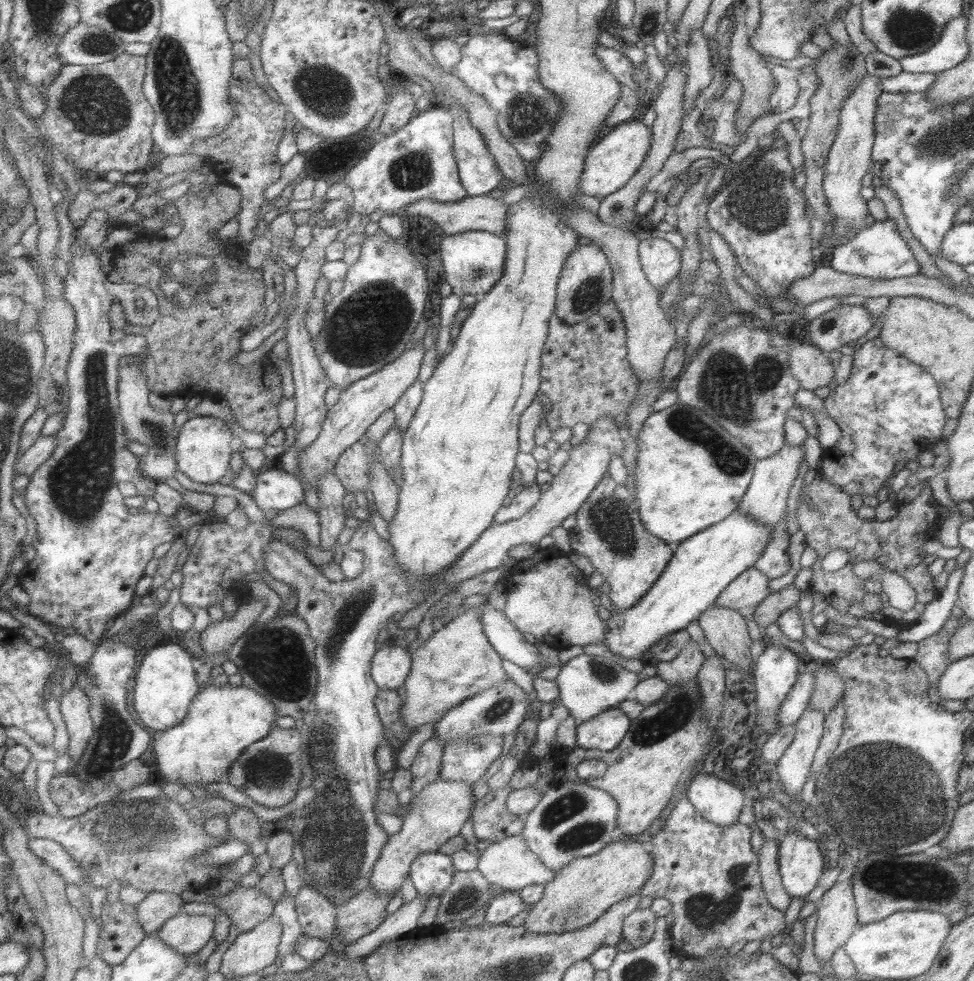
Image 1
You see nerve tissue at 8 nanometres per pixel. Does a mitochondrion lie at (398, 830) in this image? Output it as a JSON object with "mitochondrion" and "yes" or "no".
{"mitochondrion":"no"}

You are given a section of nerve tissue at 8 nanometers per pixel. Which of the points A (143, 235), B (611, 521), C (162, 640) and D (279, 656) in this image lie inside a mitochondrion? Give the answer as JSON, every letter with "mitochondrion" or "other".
{"A":"other","B":"mitochondrion","C":"other","D":"mitochondrion"}

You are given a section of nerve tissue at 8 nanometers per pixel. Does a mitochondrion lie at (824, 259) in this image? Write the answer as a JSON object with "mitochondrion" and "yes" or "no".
{"mitochondrion":"no"}

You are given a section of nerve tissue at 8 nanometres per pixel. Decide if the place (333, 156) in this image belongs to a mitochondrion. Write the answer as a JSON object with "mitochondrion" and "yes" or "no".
{"mitochondrion":"no"}

